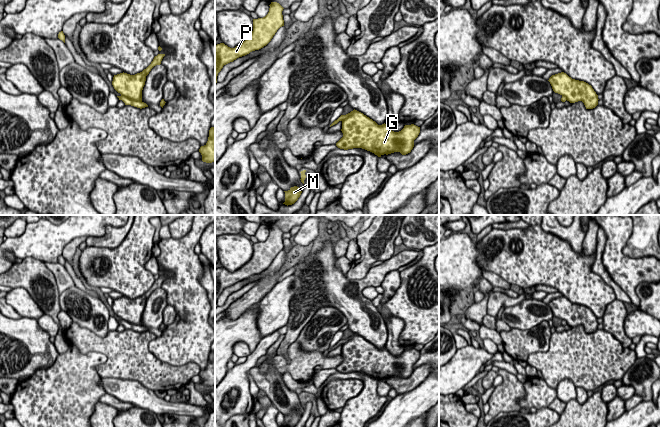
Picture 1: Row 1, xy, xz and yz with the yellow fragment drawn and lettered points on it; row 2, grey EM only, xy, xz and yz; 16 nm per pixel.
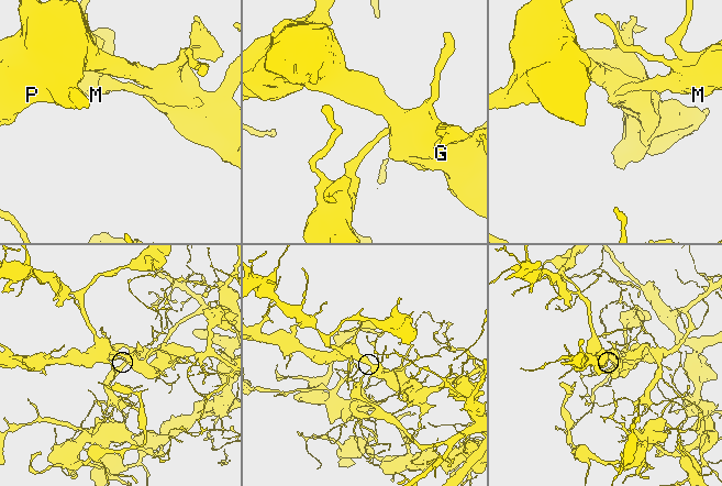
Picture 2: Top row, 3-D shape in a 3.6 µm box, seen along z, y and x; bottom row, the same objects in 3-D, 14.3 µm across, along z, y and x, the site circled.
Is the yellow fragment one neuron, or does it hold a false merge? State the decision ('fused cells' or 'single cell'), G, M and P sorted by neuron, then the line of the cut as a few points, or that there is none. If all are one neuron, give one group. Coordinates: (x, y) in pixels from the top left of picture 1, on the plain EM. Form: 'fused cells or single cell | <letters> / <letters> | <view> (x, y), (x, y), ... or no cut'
fused cells | G P / M | xy (121, 318), (141, 325)

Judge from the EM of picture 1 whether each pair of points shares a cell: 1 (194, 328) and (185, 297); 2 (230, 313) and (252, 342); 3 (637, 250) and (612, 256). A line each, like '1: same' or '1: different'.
1: same
2: different
3: different

